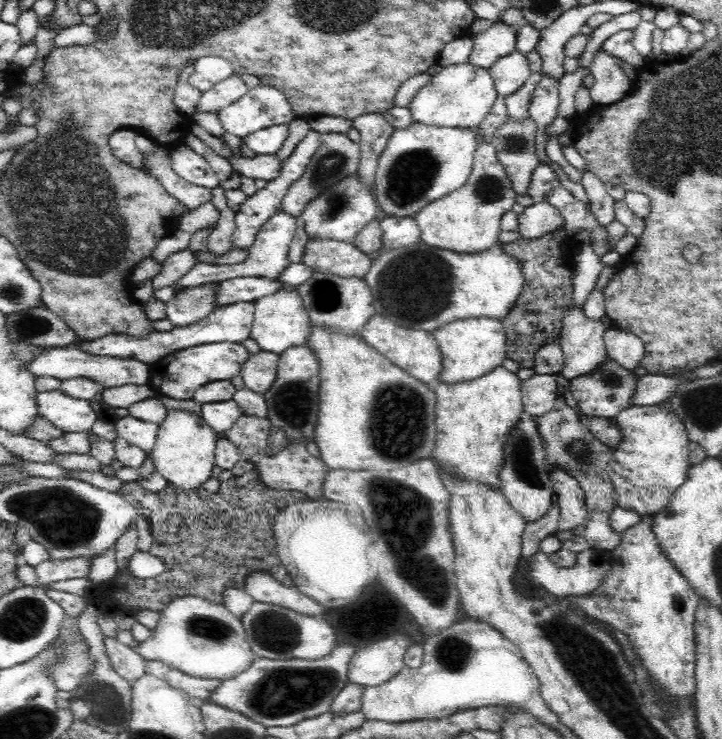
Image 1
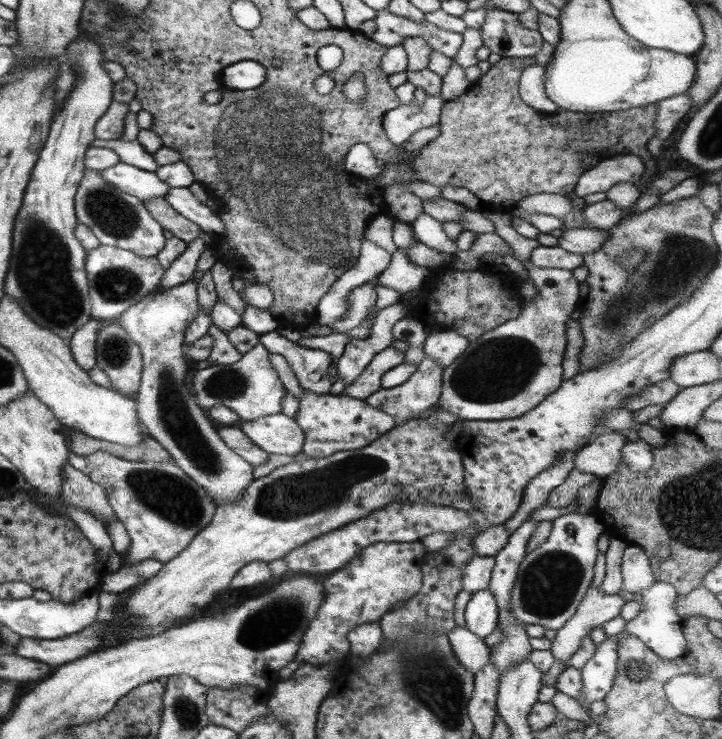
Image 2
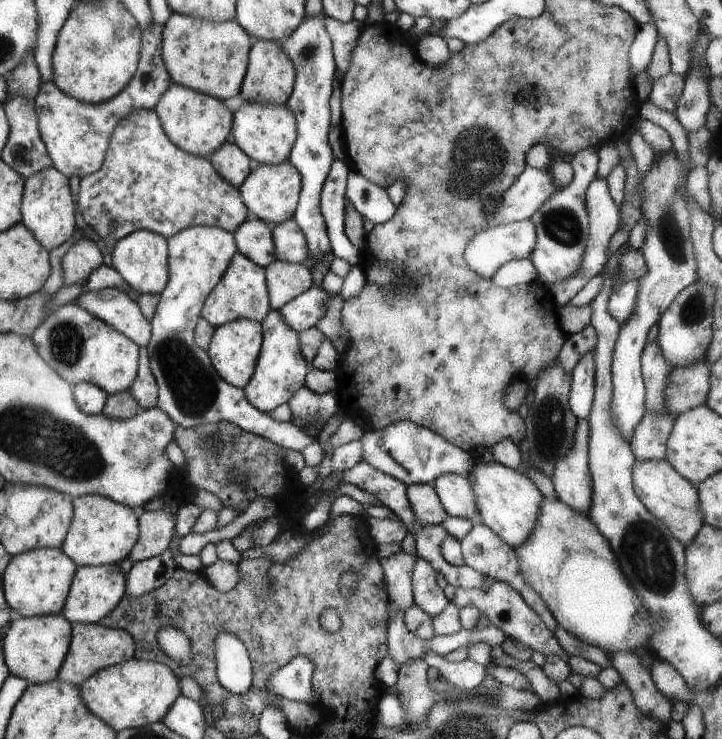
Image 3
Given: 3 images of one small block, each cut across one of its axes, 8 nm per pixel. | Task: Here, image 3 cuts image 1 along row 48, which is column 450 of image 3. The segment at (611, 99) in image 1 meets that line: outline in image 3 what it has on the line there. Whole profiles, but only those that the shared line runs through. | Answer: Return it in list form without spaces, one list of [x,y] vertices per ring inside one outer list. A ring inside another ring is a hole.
[[[493,581],[486,591],[481,589],[464,589],[456,587],[449,603],[458,609],[467,605],[475,605],[479,612],[485,612],[489,622],[496,626],[505,636],[513,637],[528,646],[532,651],[539,652],[545,657],[557,655],[567,663],[568,654],[559,646],[556,636],[547,628],[547,625],[525,604],[522,596],[506,582]]]

